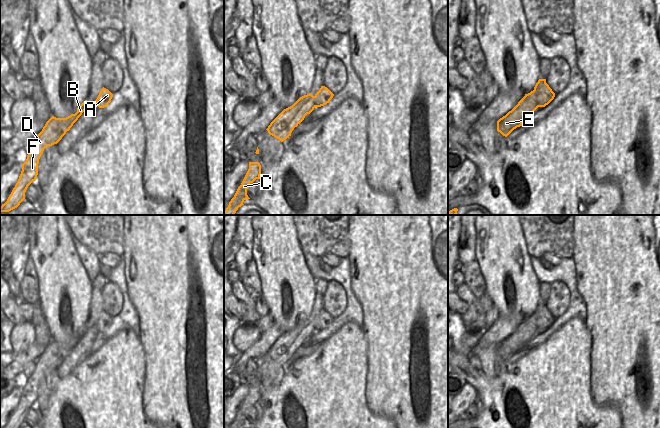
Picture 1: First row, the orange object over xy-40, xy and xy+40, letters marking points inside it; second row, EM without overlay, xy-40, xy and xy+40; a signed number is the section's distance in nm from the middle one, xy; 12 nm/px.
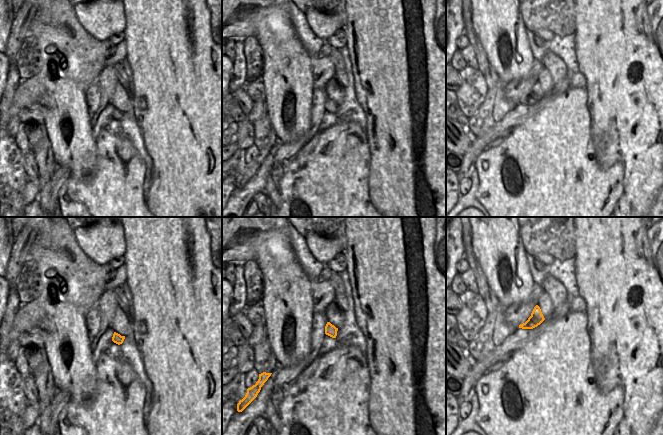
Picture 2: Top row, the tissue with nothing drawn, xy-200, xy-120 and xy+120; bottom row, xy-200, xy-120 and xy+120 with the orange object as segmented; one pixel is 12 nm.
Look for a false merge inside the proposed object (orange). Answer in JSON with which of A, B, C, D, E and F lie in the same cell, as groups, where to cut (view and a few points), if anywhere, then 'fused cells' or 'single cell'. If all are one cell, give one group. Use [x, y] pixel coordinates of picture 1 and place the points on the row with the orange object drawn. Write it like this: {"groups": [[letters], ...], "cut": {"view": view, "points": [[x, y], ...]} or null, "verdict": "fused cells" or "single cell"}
{"groups": [["A"], ["B", "C", "D", "E", "F"]], "cut": {"view": "xy+40", "points": [[534, 89], [534, 98], [539, 106]]}, "verdict": "fused cells"}

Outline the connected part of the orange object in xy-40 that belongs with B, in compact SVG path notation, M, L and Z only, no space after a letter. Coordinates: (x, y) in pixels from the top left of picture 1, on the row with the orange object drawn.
M85 100L77 108L75 114L71 114L66 118L56 118L52 116L43 127L42 131L35 138L35 147L27 155L26 161L22 164L22 171L19 179L9 195L7 201L0 207L0 212L9 212L17 208L25 199L25 192L28 186L36 180L38 175L39 159L47 146L57 144L67 131L78 120L87 108L87 100Z

